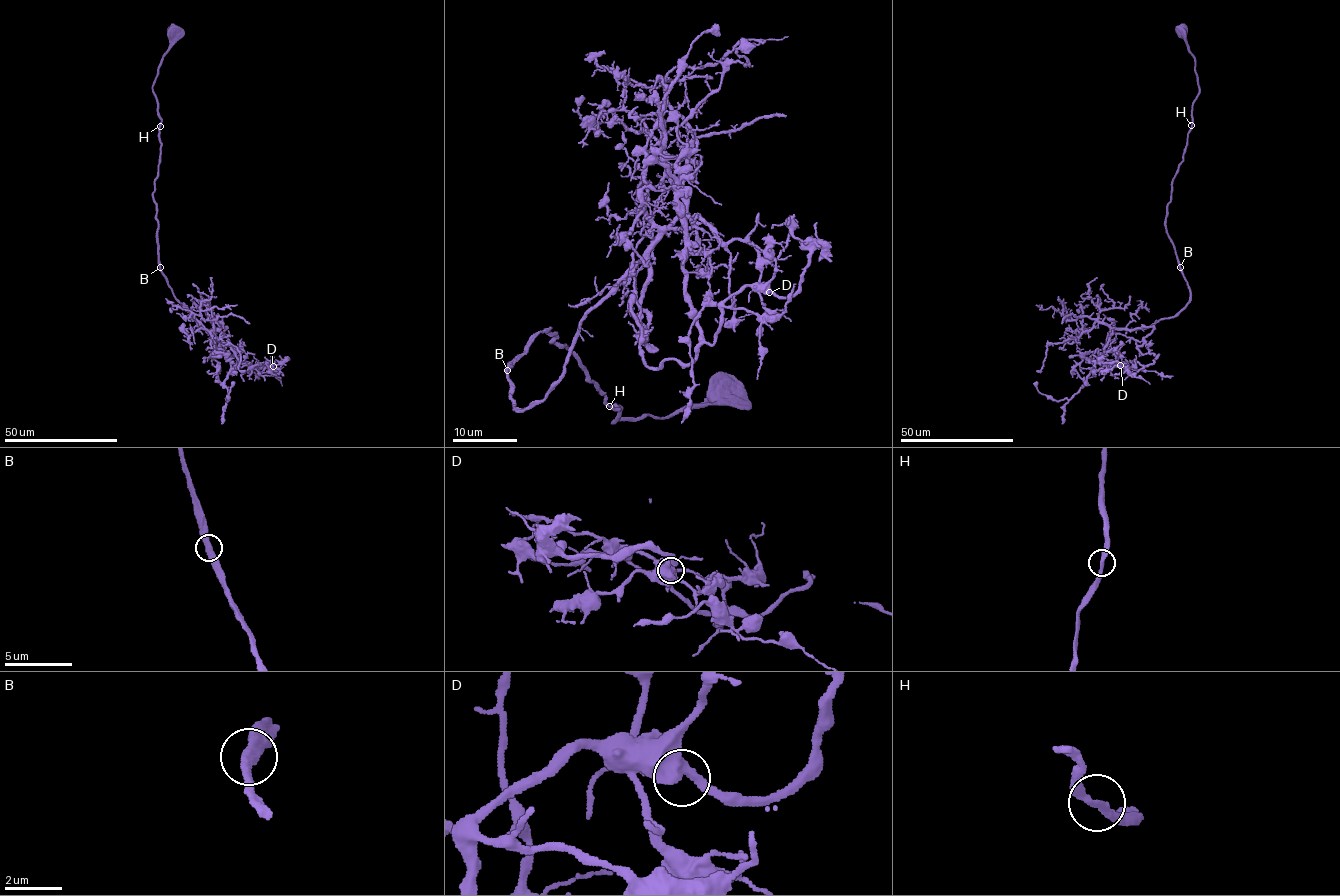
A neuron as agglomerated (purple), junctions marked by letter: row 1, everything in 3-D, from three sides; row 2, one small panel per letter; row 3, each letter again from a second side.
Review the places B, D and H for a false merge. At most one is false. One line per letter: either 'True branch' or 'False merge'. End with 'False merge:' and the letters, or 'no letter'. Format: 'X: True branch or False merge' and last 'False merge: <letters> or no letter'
B: True branch
D: True branch
H: True branch
False merge: no letter

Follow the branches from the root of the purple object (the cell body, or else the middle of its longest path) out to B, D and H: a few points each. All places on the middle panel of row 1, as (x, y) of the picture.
B: (725, 396), (668, 417), (611, 421), (620, 407), (608, 406), (548, 329), (507, 370)
D: (725, 396), (611, 421), (548, 329), (505, 371), (515, 408), (542, 402), (684, 218), (751, 244), (769, 292)
H: (725, 396), (703, 405), (688, 405), (668, 417), (644, 415), (611, 421), (620, 407), (609, 406)

